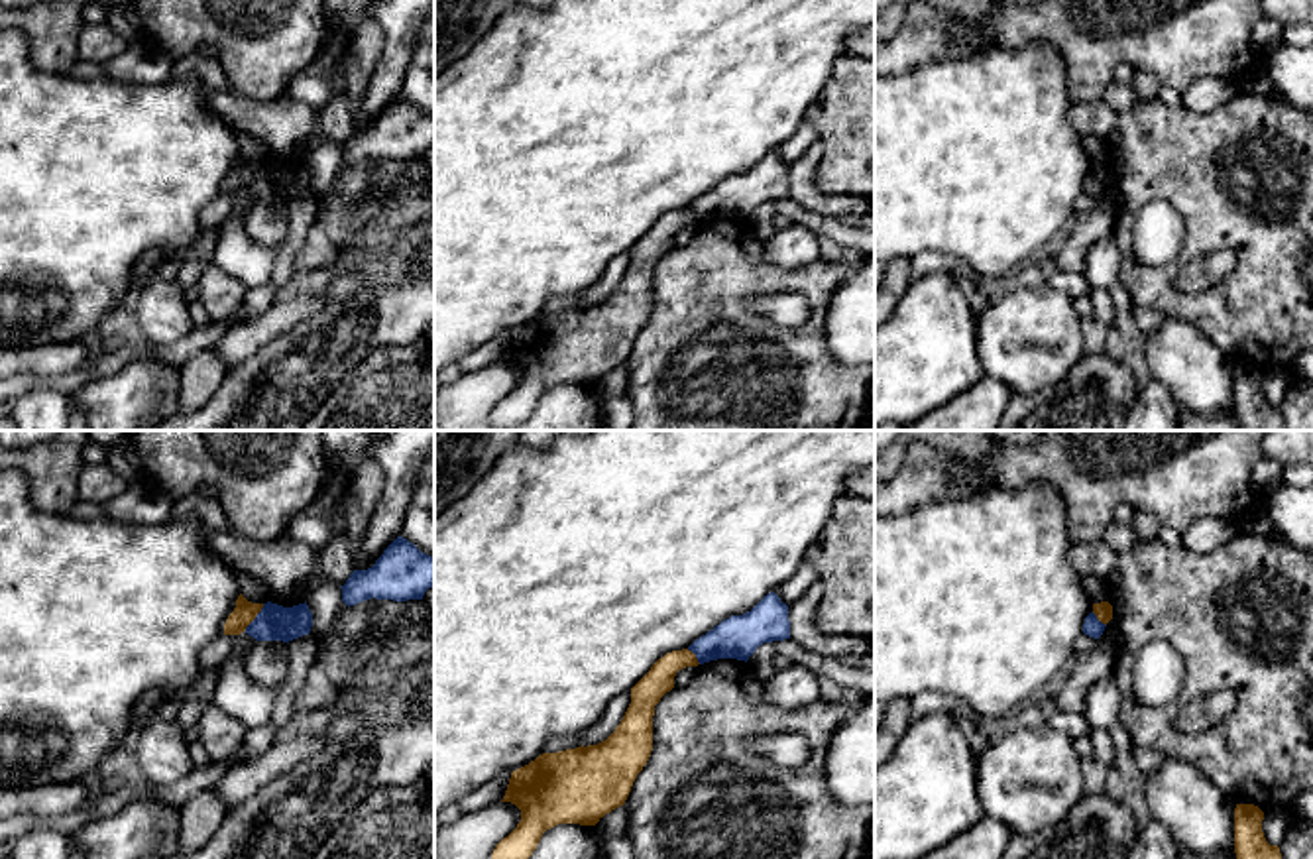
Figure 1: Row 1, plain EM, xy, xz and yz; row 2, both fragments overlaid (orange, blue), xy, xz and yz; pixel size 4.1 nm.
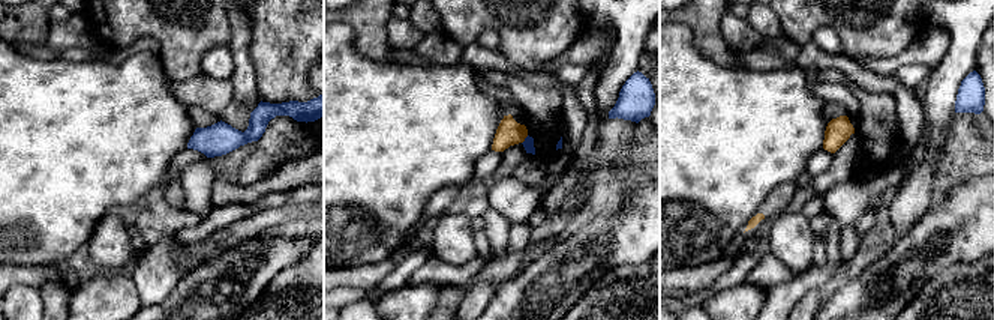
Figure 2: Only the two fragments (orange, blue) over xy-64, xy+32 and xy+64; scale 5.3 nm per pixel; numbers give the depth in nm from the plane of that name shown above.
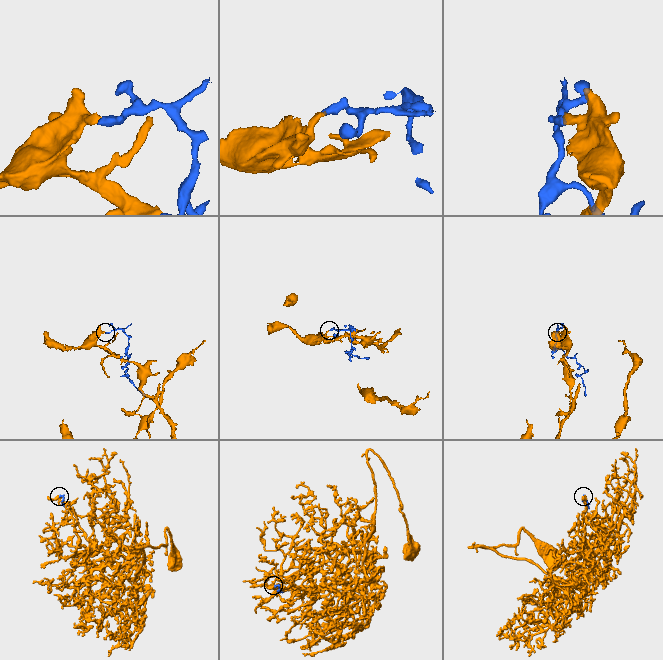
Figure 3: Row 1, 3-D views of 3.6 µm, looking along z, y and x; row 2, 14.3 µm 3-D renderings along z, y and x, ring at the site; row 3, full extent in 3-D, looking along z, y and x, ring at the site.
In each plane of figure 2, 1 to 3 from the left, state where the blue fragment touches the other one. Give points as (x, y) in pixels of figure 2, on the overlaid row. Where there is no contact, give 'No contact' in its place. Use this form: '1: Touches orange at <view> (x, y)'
1: No contact
2: Touches orange at xy+32 (523, 140)
3: No contact

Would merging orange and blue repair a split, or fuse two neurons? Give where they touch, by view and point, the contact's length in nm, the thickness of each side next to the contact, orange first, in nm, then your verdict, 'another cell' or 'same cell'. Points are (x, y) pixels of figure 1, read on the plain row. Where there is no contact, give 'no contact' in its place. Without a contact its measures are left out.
xy (254, 177) | 150 nm | 90/150 nm | another cell

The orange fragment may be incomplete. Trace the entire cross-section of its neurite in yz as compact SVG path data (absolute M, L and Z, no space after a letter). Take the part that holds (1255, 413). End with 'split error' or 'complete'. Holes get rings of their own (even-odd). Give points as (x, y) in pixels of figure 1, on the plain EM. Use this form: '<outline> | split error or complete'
M1254 364L1234 368L1234 413L1242 430L1285 430L1278 405L1270 405L1262 391L1264 372Z | complete

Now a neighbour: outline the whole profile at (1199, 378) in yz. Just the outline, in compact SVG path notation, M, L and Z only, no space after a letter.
M1166 316L1146 334L1146 362L1177 409L1199 415L1234 411L1236 364L1191 322Z

